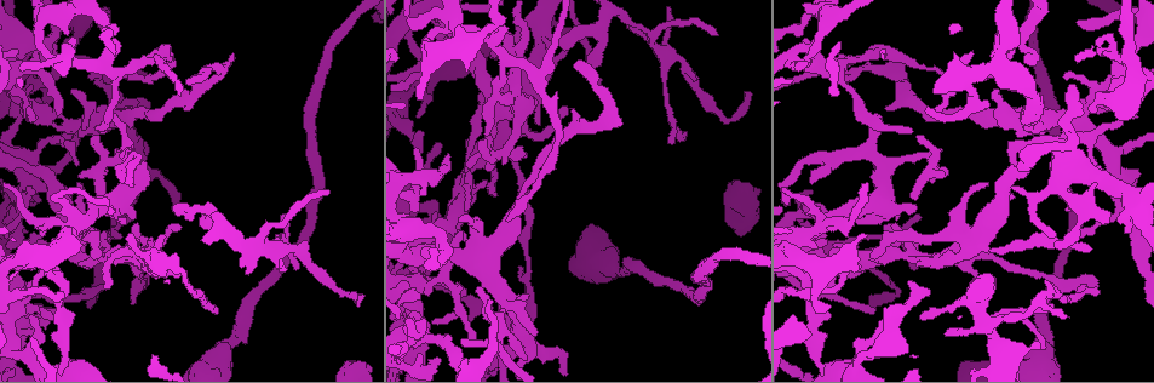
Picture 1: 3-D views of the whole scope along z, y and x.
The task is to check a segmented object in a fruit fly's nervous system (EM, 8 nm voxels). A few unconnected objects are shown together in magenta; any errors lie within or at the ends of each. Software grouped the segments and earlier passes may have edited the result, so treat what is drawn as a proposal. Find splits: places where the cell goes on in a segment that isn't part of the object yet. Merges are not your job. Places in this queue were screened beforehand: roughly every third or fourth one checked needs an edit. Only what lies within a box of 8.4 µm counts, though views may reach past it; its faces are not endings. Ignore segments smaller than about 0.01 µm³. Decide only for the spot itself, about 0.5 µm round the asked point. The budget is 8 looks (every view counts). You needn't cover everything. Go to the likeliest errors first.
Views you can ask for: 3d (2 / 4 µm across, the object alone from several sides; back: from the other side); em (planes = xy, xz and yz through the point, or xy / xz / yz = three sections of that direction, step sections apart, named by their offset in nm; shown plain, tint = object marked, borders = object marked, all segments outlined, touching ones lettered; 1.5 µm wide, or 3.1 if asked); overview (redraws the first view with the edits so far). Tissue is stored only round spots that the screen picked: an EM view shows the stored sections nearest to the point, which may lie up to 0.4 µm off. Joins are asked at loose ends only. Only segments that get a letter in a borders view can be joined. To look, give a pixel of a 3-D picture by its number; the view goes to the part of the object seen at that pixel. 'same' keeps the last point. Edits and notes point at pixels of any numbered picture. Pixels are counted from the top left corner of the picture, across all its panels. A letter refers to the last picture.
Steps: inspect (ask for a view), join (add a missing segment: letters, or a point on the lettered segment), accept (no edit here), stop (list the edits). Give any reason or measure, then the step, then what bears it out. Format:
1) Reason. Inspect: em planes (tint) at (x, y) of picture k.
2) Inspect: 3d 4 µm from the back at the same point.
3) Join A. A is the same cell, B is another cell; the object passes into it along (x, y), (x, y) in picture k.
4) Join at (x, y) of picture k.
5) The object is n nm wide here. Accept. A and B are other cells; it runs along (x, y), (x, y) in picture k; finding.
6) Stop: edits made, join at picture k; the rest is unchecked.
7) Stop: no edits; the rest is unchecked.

Thin end. Inspect: 3d 2 µm at (328, 189) of picture 1.

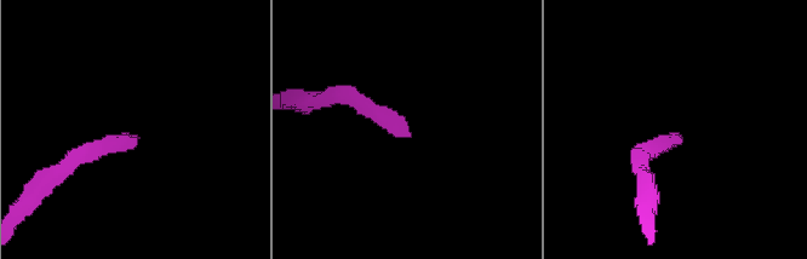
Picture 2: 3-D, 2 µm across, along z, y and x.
Inspect: em xy step 8 (borders) at (408, 135) of picture 2.

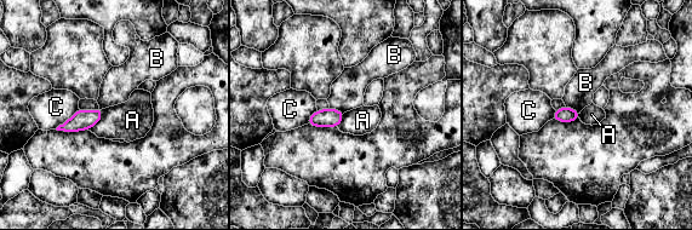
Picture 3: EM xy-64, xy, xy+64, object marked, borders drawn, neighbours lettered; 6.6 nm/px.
The longest contact is with C, 220 nm. Accept. A, B and C are other cells; none of them fits.

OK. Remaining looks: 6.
Branch stops here. Inspect: em planes (borders) at (573, 64) of picture 1.

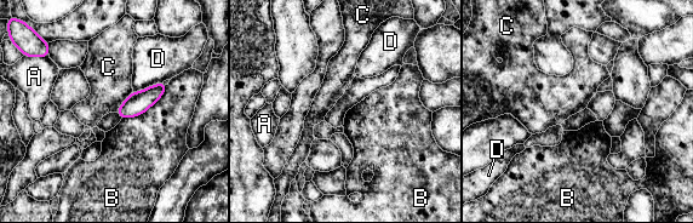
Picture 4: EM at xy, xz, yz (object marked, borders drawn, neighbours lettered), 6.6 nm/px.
Accept. A, B, C and D are other cells; a border runs along (132, 91), (115, 112) in picture 4; none of them fits.

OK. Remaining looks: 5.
Thin end. Inspect: 3d 2 µm from the back at (1119, 121) of picture 1.

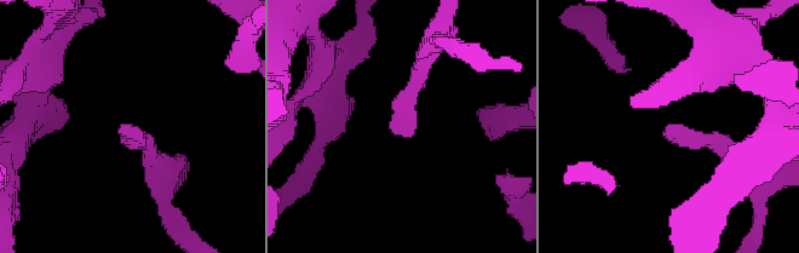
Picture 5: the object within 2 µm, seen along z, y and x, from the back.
Shape alone is not enough. Inspect: em xz step 4 (borders) at (666, 130) of picture 5.

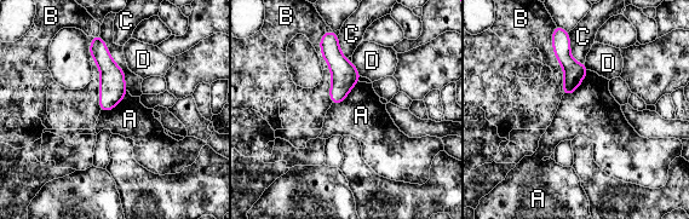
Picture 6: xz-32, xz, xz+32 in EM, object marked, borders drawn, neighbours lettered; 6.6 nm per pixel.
Inspect: em planes (borders) at the same point.

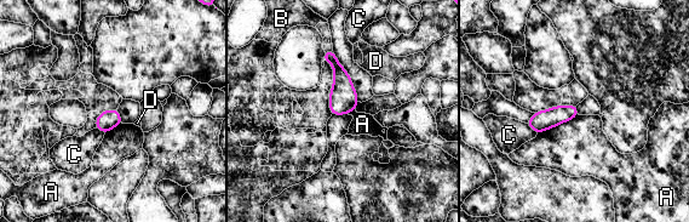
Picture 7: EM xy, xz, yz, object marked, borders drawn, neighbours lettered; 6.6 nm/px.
The object is 120 nm wide here. Accept. A, B, C and D are other cells; a border runs along (578, 114), (538, 134) in picture 7; no lettered segment goes on from it.

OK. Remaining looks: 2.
Stop: no edits; the rest is unchecked.

